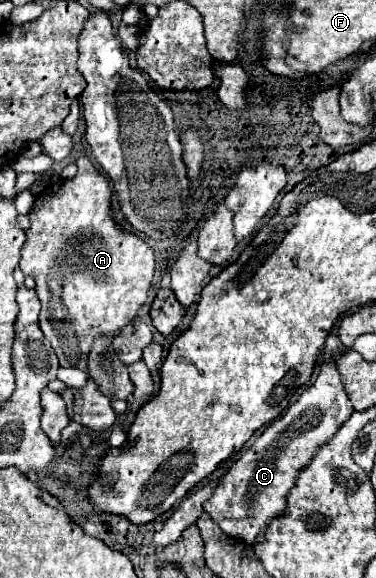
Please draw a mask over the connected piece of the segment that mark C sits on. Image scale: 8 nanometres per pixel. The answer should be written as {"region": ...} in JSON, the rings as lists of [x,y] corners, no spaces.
{"region":[[[328,359],[314,385],[308,387],[296,403],[288,407],[288,411],[272,421],[248,447],[242,457],[232,465],[232,469],[224,475],[214,495],[204,503],[204,511],[220,525],[220,529],[234,539],[240,539],[248,545],[256,543],[256,537],[270,525],[272,519],[286,513],[286,497],[296,485],[296,477],[300,469],[312,461],[316,449],[326,445],[336,429],[354,413],[352,403],[344,391],[340,375],[332,359]]]}

